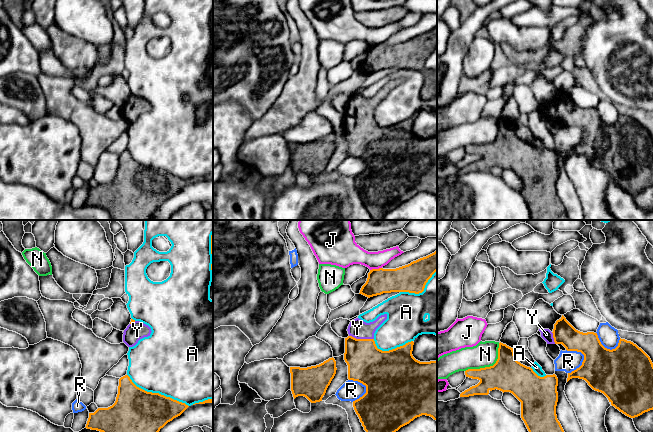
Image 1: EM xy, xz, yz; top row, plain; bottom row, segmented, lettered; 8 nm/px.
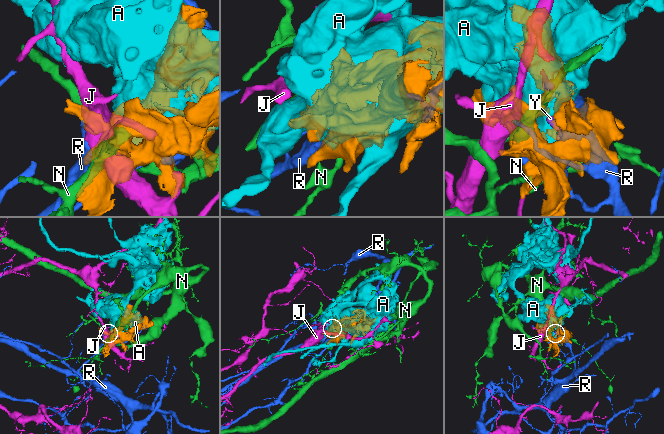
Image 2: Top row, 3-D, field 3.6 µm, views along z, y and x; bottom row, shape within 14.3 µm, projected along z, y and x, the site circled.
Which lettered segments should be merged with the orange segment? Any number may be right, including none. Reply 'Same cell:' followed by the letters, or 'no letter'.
Same cell: Y

